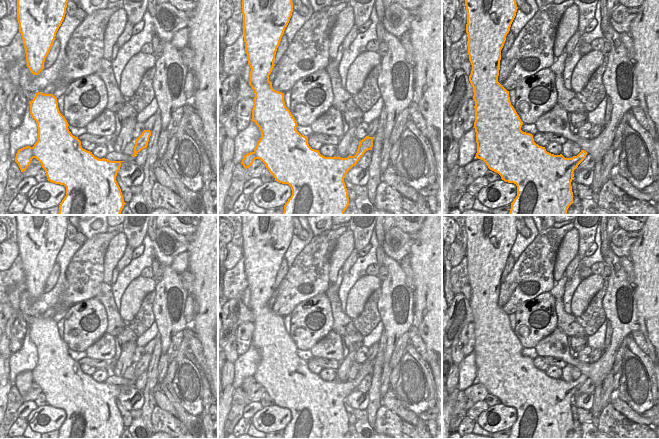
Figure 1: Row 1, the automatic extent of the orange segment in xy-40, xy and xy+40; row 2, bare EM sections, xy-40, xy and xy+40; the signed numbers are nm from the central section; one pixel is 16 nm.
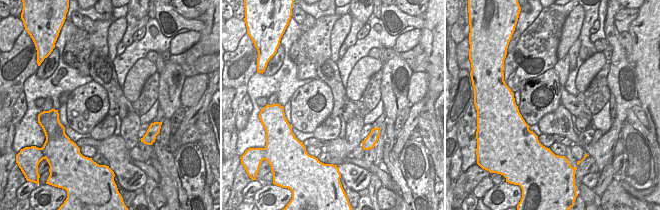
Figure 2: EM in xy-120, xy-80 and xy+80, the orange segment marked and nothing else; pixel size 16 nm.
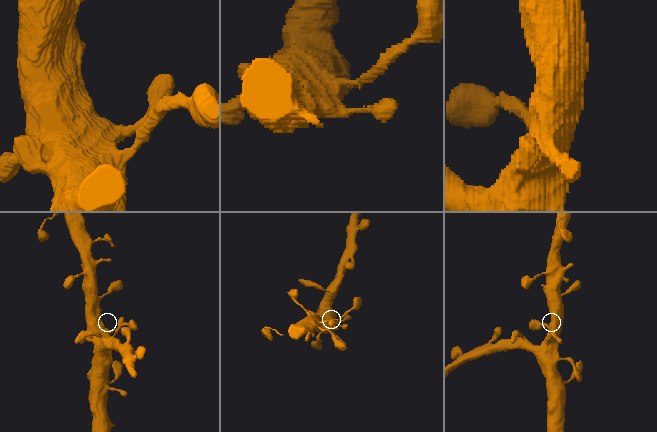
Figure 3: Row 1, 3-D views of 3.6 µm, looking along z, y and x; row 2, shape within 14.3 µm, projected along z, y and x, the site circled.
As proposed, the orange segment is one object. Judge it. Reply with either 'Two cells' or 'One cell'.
One cell.

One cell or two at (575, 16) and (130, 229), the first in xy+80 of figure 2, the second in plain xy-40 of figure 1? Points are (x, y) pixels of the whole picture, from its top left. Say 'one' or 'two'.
two

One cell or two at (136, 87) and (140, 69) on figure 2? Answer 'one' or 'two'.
one

